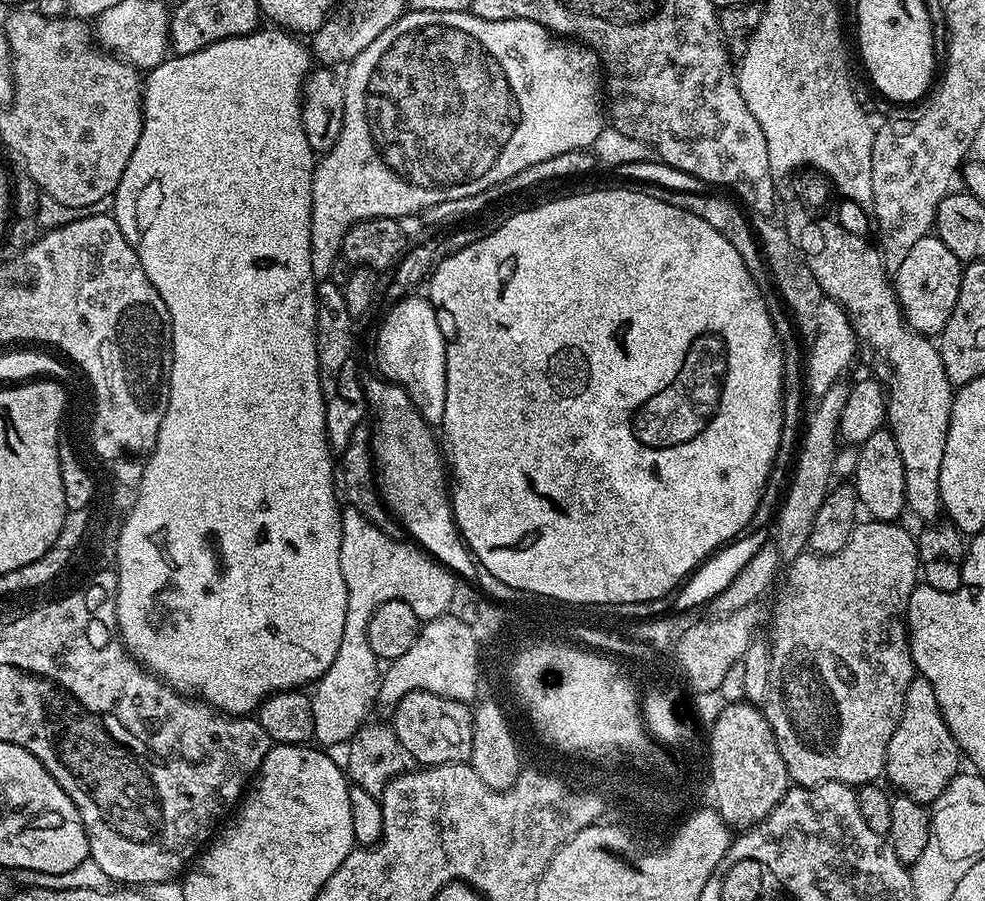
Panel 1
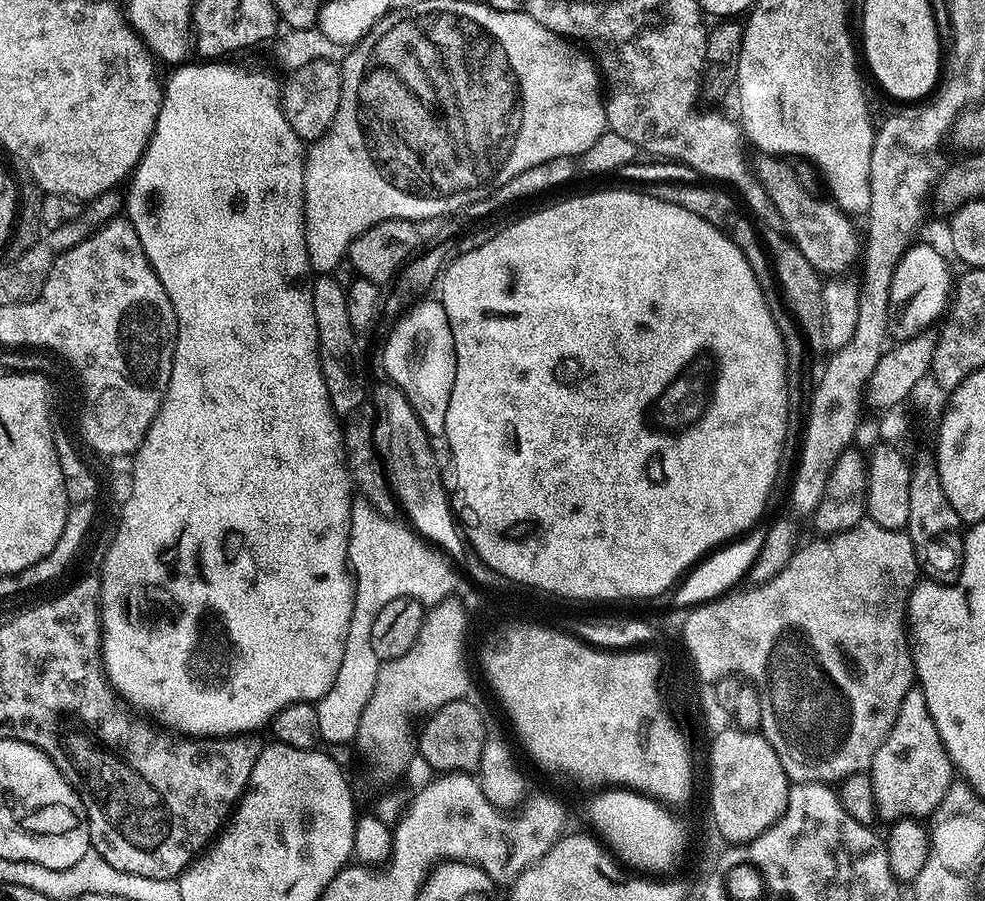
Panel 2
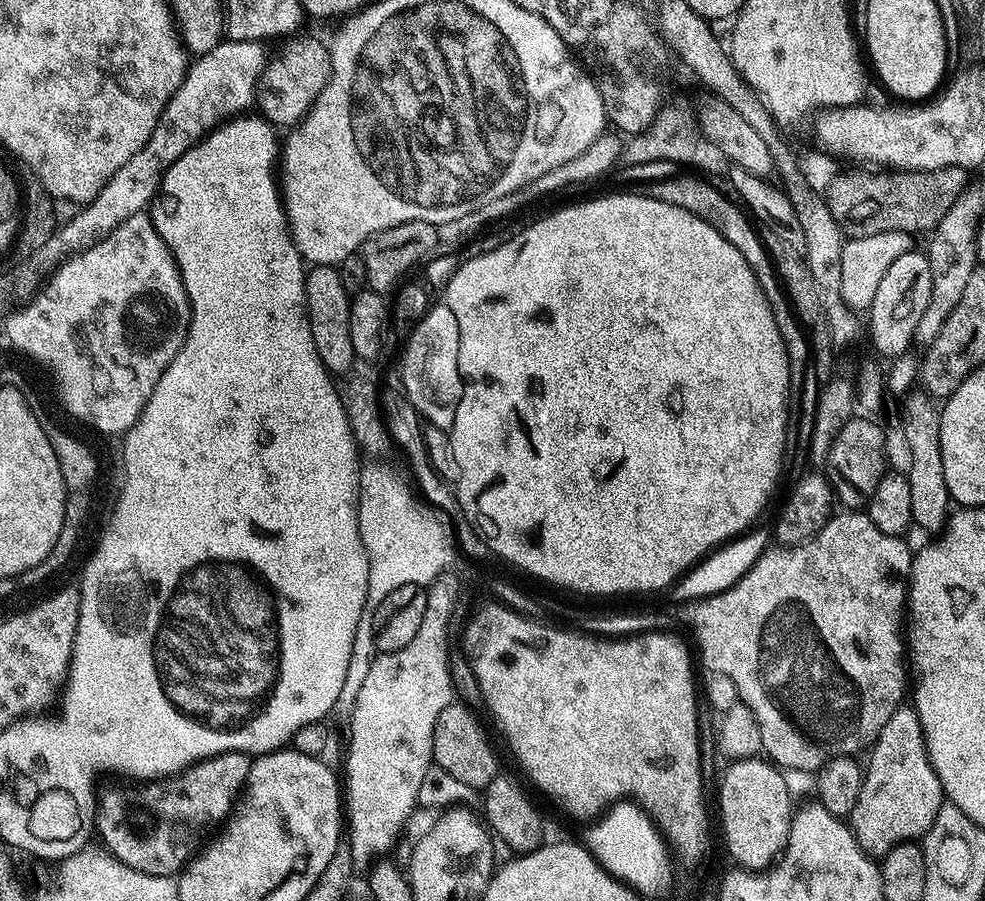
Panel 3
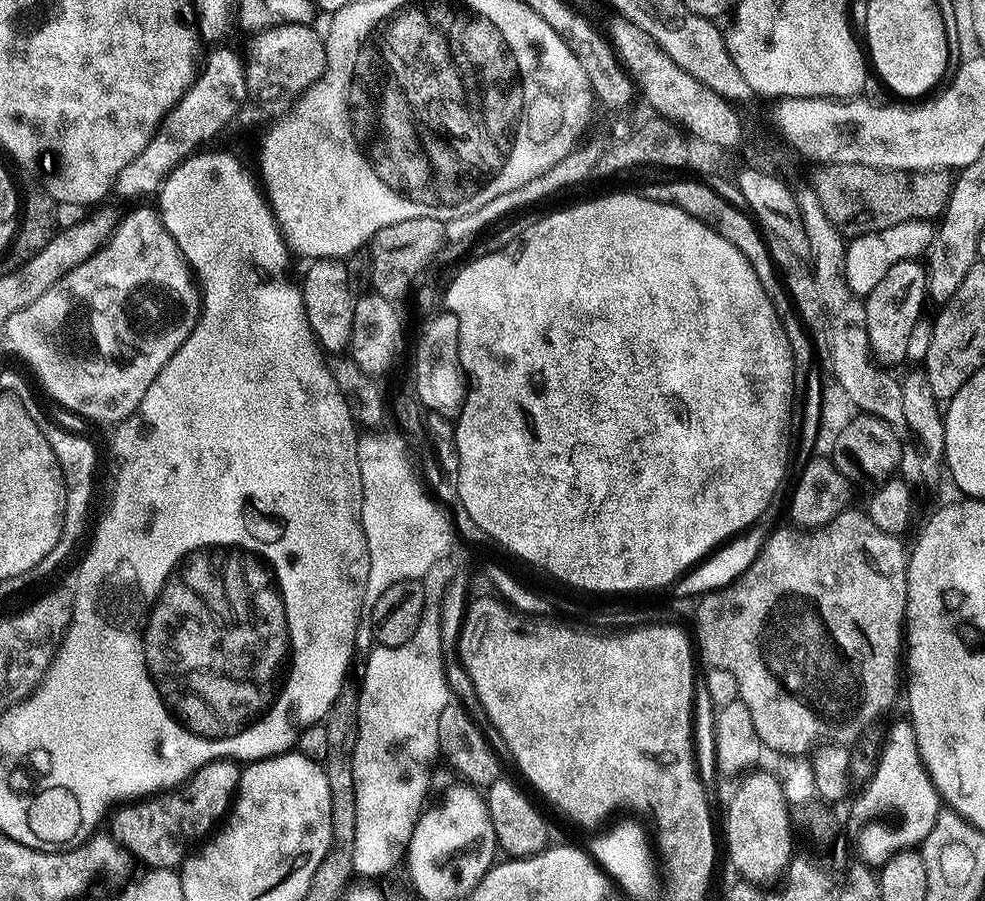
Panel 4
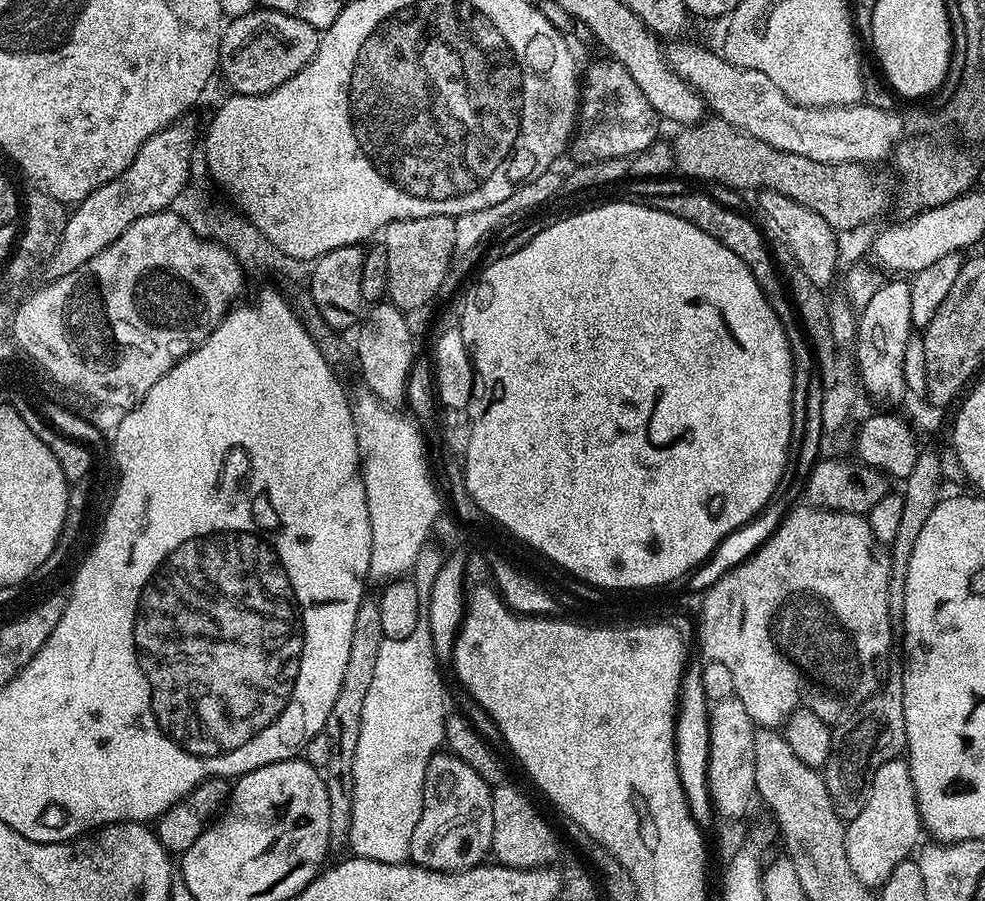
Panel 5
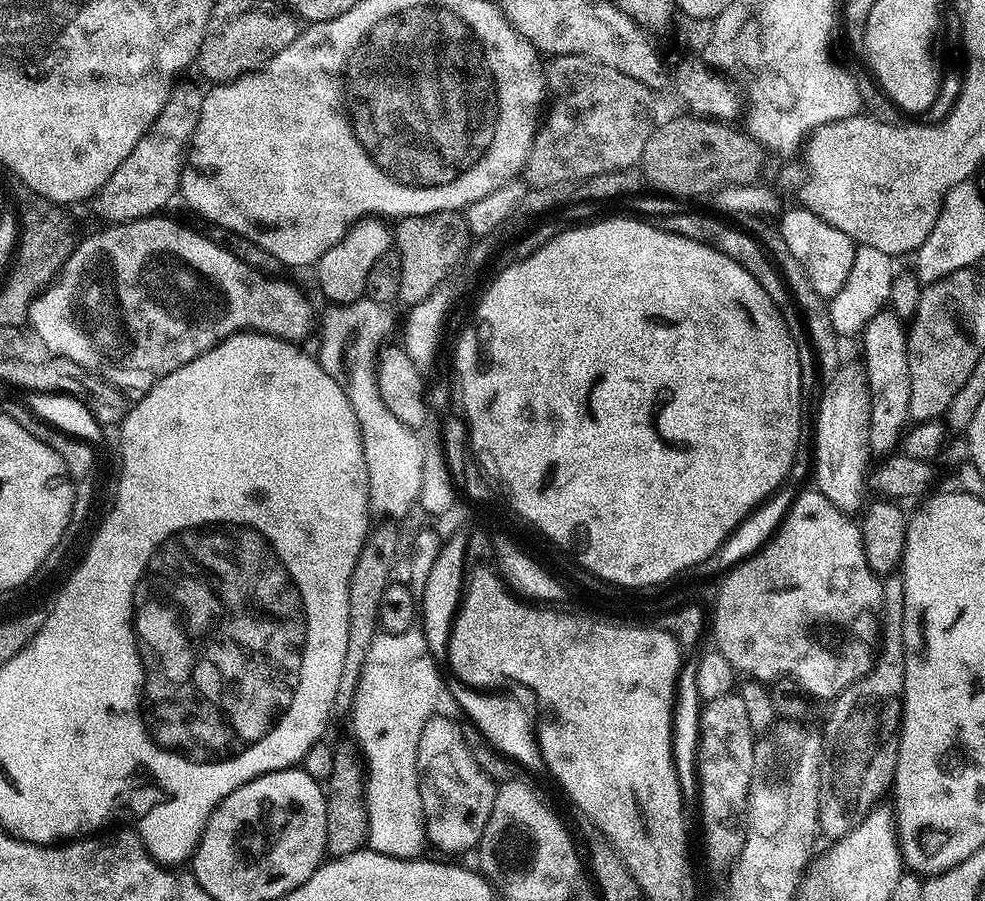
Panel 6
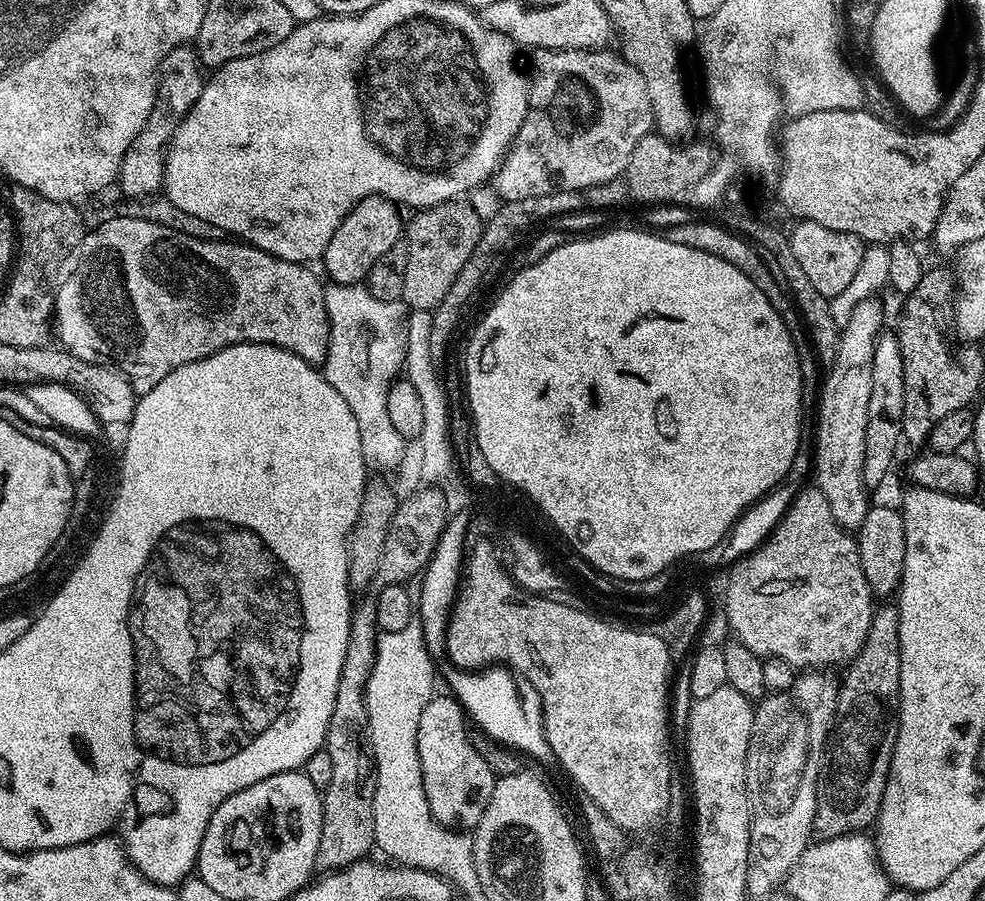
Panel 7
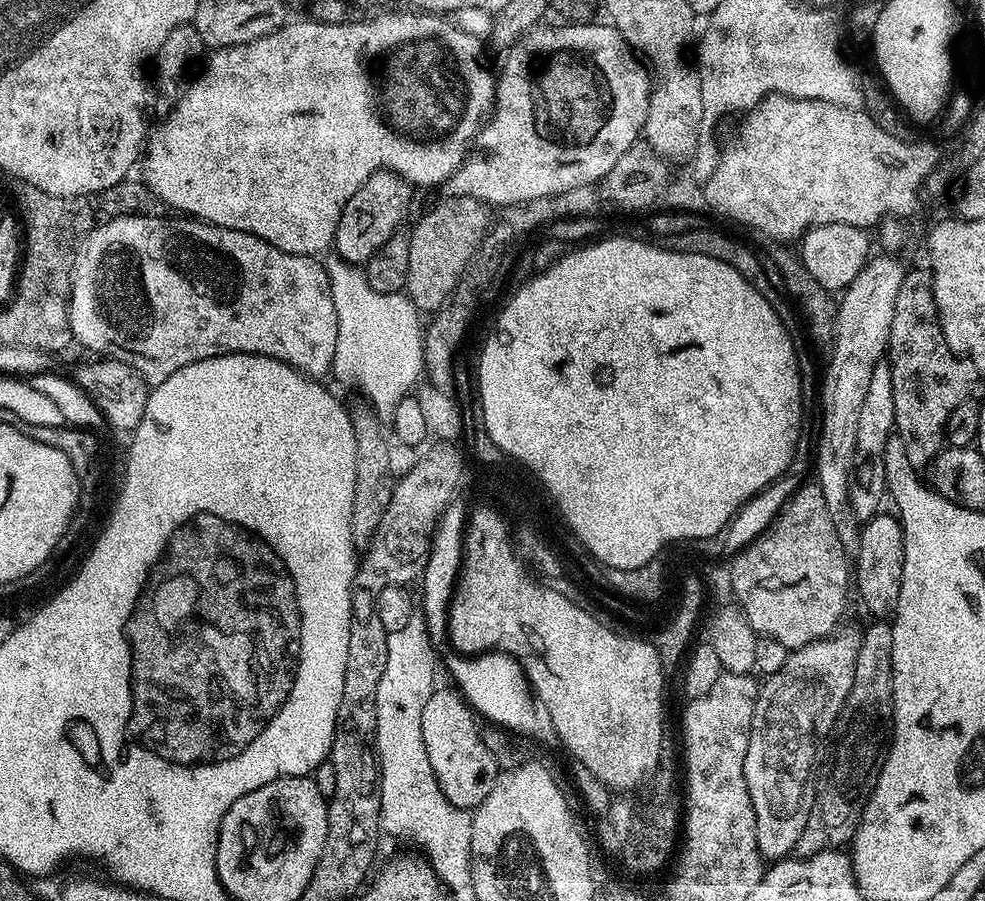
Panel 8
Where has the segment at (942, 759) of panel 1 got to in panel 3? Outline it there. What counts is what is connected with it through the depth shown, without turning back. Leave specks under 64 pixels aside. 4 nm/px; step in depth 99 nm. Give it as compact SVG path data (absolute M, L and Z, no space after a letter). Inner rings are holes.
M902 706L898 710L894 710L894 714L890 714L890 722L886 722L886 726L882 726L882 734L878 737L876 743L872 745L870 755L872 755L872 757L869 758L868 764L866 760L862 794L858 798L858 806L854 806L854 810L852 811L850 827L853 834L856 835L856 841L862 846L864 852L867 852L868 855L873 858L882 858L894 846L915 841L917 838L923 837L924 833L930 830L930 826L934 822L934 818L938 814L942 803L942 789L940 787L940 780L936 776L936 771L932 769L932 763L928 757L928 748L924 744L924 731L920 725L920 719L918 718L915 707Z

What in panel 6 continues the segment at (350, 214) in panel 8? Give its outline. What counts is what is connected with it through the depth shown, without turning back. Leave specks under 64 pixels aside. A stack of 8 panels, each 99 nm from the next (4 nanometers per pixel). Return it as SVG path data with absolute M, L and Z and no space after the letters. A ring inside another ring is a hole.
M365 218L357 224L353 224L342 239L322 258L317 260L314 265L316 271L316 280L320 283L320 292L326 299L332 300L333 305L341 306L343 304L353 304L356 300L364 296L364 287L366 278L370 275L370 266L382 258L382 254L390 251L394 244L394 232L391 227L388 228L383 219Z

